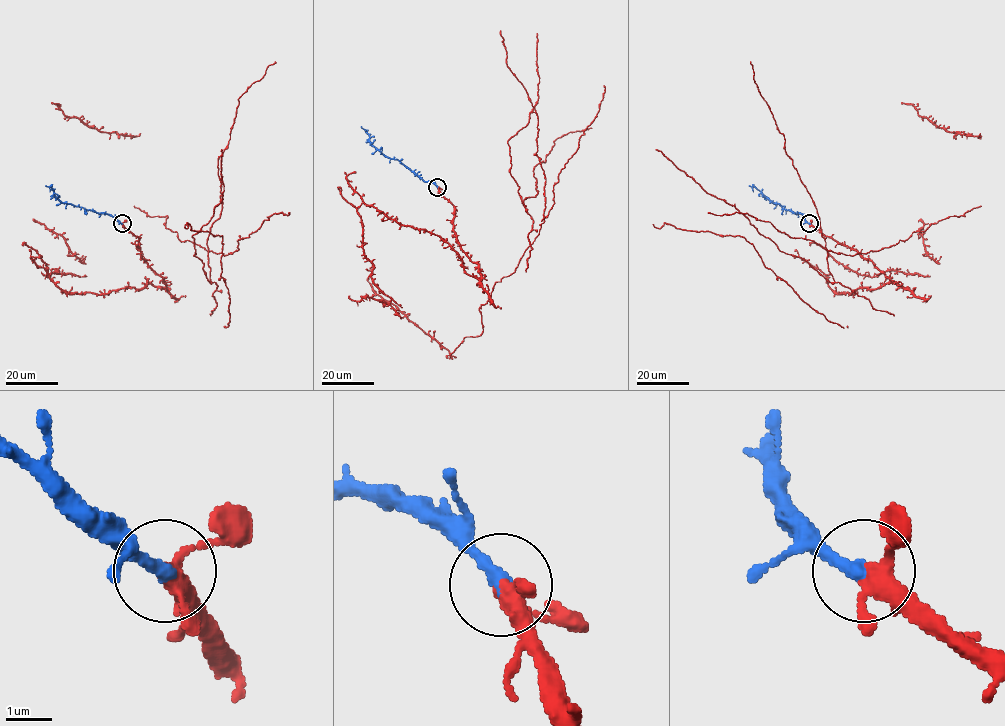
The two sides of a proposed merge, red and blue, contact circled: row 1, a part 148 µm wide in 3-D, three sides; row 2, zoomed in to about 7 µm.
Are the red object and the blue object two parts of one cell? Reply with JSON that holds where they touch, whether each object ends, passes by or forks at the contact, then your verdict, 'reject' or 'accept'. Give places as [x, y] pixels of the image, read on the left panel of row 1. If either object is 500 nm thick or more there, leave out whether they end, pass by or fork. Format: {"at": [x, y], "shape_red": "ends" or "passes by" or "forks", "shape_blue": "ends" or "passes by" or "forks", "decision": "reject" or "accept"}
{"at": [122, 223], "shape_red": "forks", "shape_blue": "ends", "decision": "accept"}

